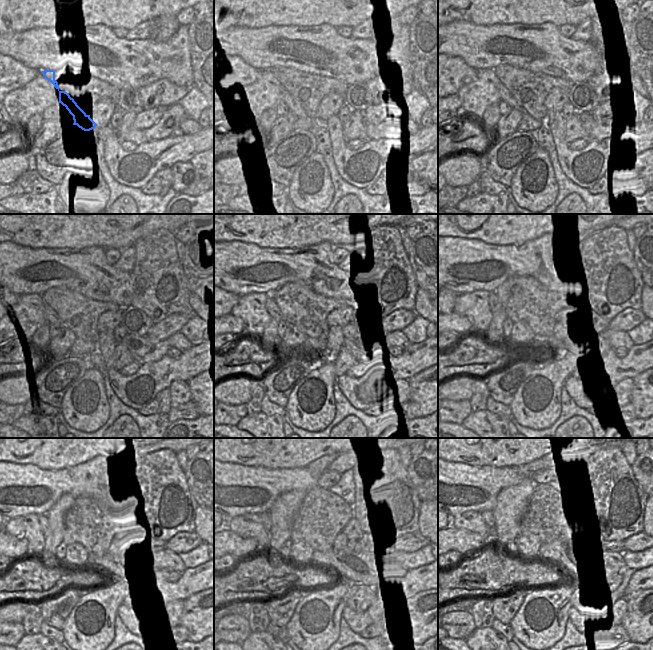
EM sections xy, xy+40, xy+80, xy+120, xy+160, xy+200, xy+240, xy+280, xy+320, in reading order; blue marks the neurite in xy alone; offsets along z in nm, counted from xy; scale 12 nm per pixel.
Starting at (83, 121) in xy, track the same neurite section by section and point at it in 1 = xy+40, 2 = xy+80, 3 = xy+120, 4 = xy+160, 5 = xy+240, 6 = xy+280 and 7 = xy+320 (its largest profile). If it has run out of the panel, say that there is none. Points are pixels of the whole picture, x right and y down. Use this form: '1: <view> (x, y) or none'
1: xy+40 (295, 107)
2: xy+80 (505, 95)
3: xy+120 (51, 315)
4: xy+160 (271, 306)
5: xy+240 (44, 524)
6: xy+280 (267, 525)
7: xy+320 (491, 522)

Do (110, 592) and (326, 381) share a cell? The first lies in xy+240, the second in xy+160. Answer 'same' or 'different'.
same

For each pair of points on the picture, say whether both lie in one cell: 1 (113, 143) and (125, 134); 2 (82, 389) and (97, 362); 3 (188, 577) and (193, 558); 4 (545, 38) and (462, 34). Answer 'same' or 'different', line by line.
1: different
2: different
3: different
4: same

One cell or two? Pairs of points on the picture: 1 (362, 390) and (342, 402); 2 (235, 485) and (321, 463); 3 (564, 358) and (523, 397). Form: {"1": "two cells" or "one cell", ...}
{"1": "two cells", "2": "one cell", "3": "one cell"}

